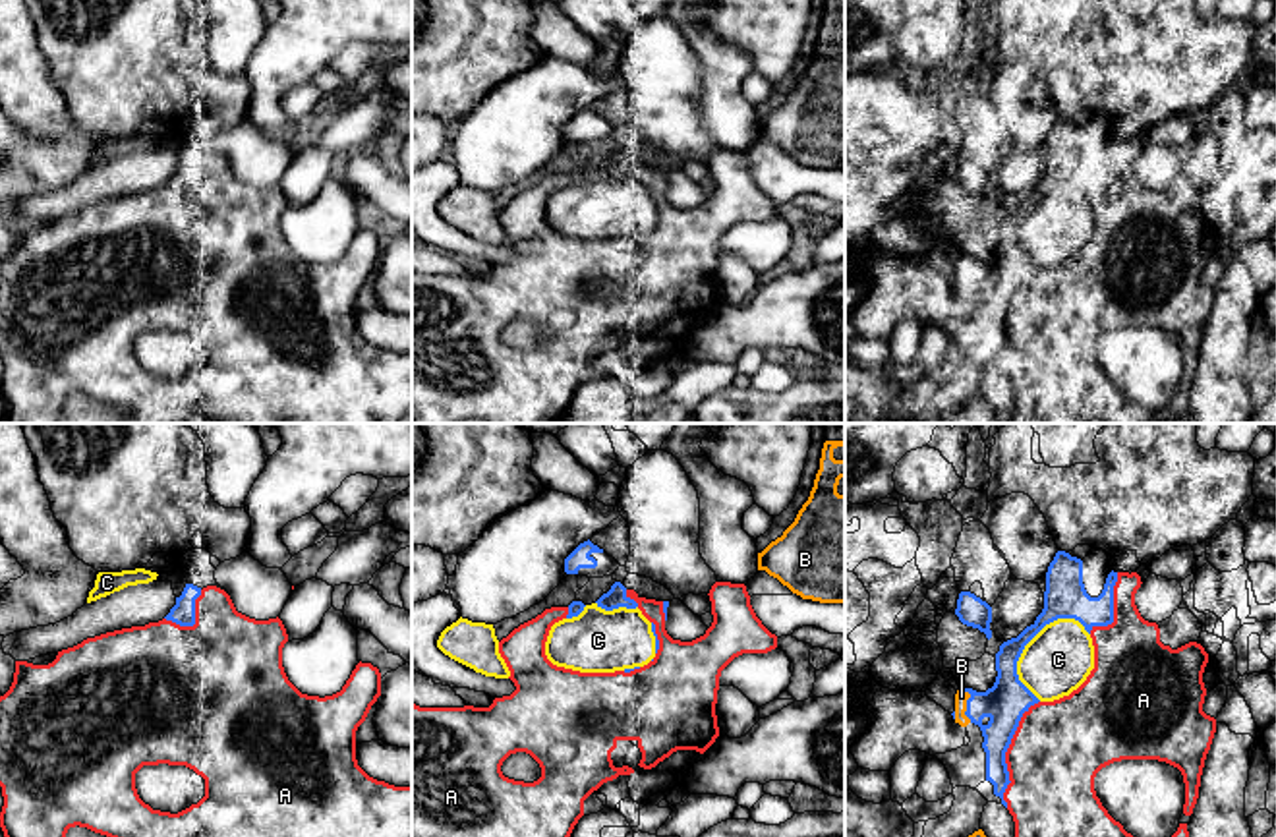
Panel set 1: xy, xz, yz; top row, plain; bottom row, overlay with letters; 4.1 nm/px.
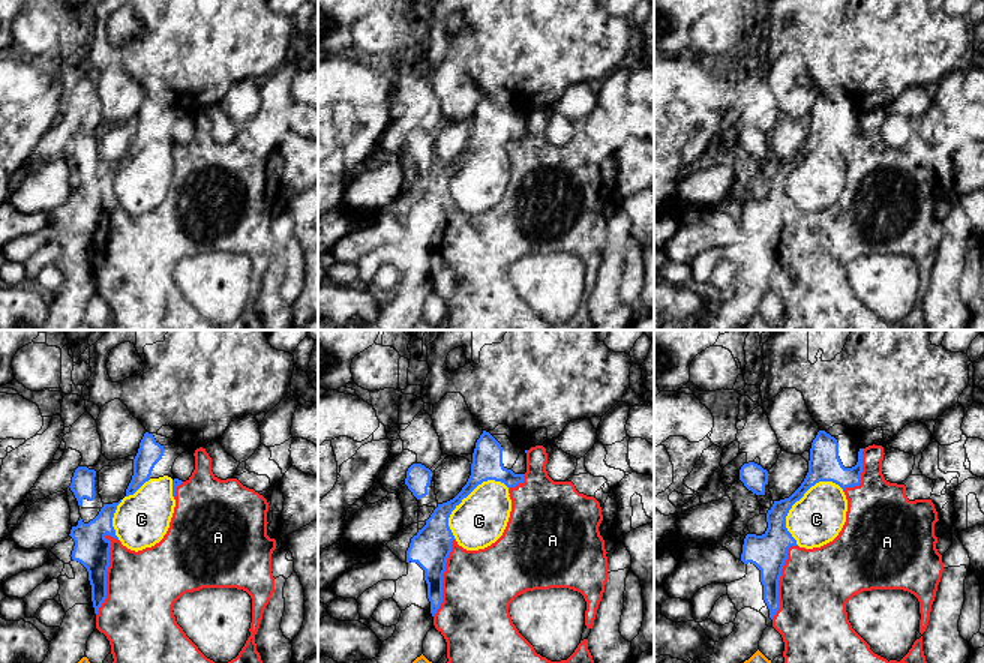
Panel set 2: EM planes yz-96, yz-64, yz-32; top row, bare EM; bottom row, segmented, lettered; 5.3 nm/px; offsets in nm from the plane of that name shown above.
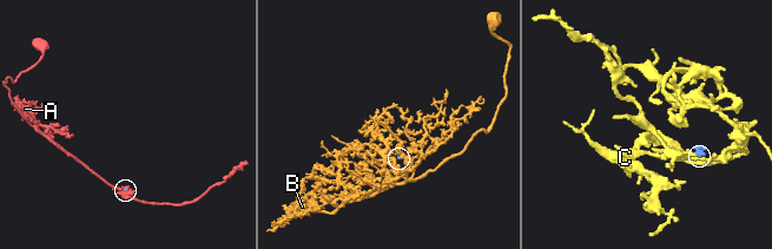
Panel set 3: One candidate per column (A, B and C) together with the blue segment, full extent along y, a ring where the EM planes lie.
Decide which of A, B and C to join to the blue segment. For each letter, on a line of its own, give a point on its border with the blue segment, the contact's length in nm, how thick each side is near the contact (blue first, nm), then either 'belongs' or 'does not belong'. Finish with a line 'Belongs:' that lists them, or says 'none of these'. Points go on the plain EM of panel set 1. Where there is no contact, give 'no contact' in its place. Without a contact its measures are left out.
A: yz (1006, 317) | 460 nm | 170/380 nm | belongs
B: yz (967, 271) | 150 nm | 170/60 nm | does not belong
C: yz (1023, 215) | 380 nm | 170/280 nm | does not belong
Belongs: A

